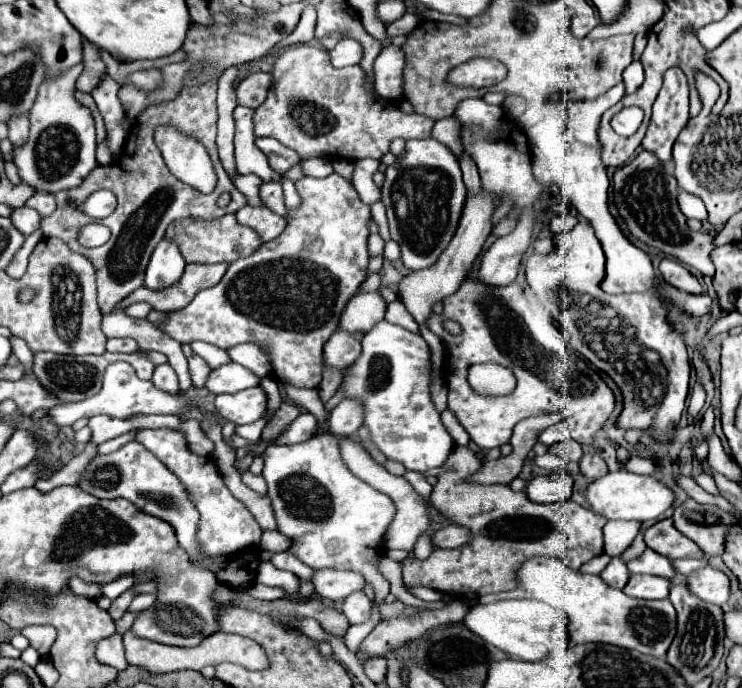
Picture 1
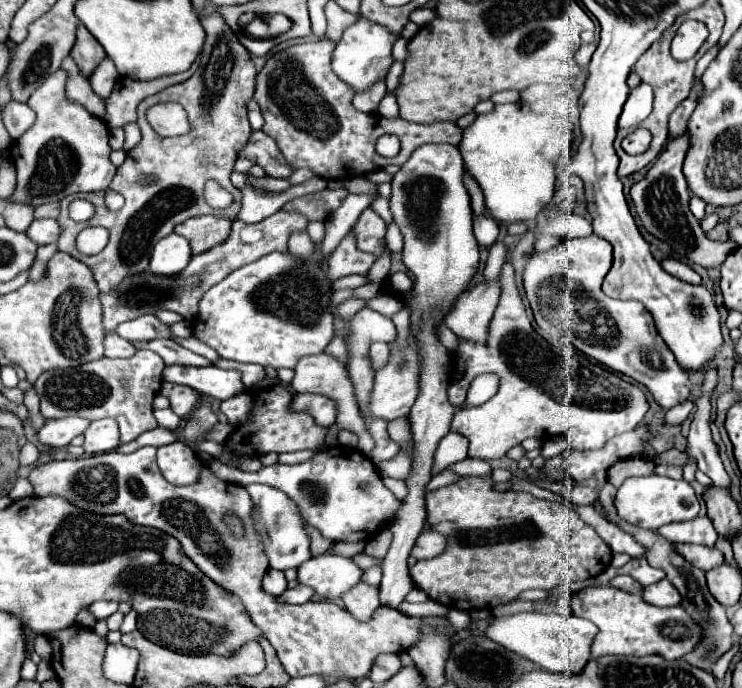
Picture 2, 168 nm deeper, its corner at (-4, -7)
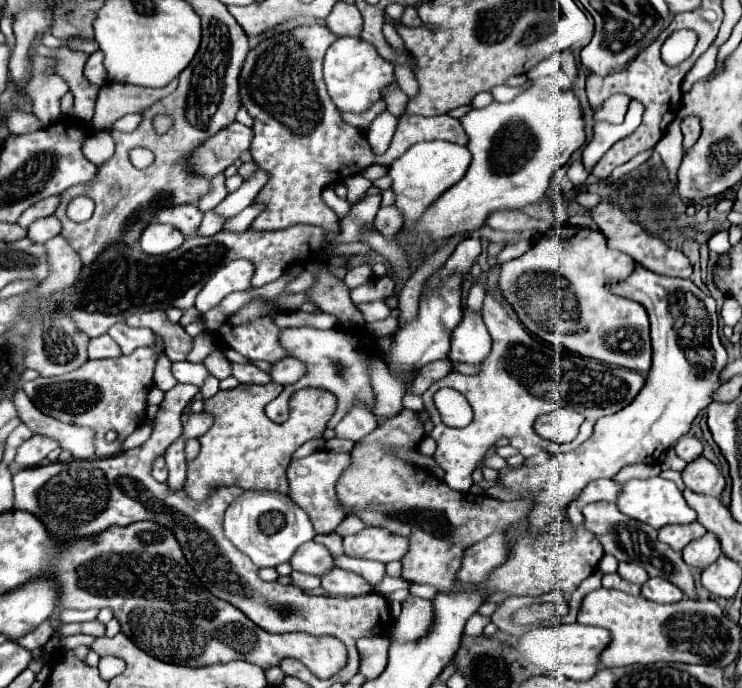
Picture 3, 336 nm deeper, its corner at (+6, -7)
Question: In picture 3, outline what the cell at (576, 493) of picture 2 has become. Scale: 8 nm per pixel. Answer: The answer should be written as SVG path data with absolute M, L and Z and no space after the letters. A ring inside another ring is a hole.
M592 480L580 494L578 494L578 502L582 506L590 504L590 502L598 502L598 500L608 500L608 502L616 502L618 496L618 484L612 480Z

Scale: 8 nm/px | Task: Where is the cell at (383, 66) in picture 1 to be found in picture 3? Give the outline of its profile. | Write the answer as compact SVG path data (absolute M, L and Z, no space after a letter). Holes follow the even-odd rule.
M384 110L376 116L372 126L368 128L368 142L370 142L372 152L384 154L388 150L394 130L396 130L396 124L398 124L398 116L390 114L388 110Z

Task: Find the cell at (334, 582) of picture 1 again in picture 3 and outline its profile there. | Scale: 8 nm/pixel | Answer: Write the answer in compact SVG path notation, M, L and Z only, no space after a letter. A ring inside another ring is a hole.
M316 542L302 544L300 550L296 550L296 554L292 556L290 564L296 572L304 572L310 576L320 576L320 578L328 574L332 568L336 568L330 550Z

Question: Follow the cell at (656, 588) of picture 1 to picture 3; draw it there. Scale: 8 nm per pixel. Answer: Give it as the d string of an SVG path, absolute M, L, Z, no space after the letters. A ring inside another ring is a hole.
M648 578L642 586L642 596L660 604L678 602L684 598L684 594L674 584L668 584L668 580L660 580L660 578Z

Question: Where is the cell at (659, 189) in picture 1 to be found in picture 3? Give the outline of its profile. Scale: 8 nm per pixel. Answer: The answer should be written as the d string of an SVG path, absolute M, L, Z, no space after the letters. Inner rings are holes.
M688 116L688 118L682 120L680 128L682 128L682 134L684 134L682 150L688 152L688 150L696 144L696 140L698 140L698 136L700 136L700 124L698 124L698 120L696 120L694 116Z

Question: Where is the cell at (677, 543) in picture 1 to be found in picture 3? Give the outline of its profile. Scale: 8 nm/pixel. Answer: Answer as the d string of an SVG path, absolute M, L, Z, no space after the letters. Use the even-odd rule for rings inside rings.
M708 532L706 536L702 536L700 540L694 540L690 542L684 550L682 550L682 558L684 562L688 562L690 566L696 566L696 568L706 568L710 566L712 562L718 560L720 556L720 542Z

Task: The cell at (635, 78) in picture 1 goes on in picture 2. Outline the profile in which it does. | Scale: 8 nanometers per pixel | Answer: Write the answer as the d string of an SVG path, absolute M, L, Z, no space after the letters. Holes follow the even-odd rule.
M640 84L636 90L630 92L624 110L620 114L618 126L620 128L636 128L640 126L646 116L652 112L652 88L648 84Z

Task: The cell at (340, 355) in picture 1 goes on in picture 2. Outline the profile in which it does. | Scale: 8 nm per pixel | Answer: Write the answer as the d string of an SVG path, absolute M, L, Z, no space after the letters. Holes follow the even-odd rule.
M316 354L316 356L304 356L300 362L298 362L298 366L296 366L296 376L294 376L294 380L292 380L292 388L294 388L294 392L314 392L314 394L324 394L324 396L328 396L328 398L334 398L336 400L337 407L337 417L336 422L329 427L328 433L324 442L324 446L322 448L318 448L318 450L302 450L302 452L294 452L294 454L280 454L280 462L282 464L296 464L296 462L304 462L304 460L308 460L308 458L312 458L312 456L316 456L318 452L323 452L326 449L335 446L337 443L338 432L342 430L352 430L352 432L356 432L358 434L358 450L360 452L372 452L372 448L374 448L374 440L372 440L372 436L366 432L366 428L364 428L364 420L362 420L362 416L360 416L360 412L358 412L358 404L356 404L356 398L354 398L354 386L352 386L352 382L350 382L350 376L348 376L348 370L336 360L336 358L332 358L332 356L328 356L328 354Z

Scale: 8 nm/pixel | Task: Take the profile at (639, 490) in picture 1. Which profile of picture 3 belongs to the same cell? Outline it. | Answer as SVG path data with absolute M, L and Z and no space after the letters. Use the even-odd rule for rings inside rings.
M660 476L656 478L644 478L644 480L628 480L626 484L620 486L620 494L616 498L616 506L620 508L622 514L638 520L638 522L644 522L652 528L662 528L662 526L668 526L668 524L690 524L690 522L696 522L696 512L686 504L682 492L676 488L674 482L670 480L664 480Z

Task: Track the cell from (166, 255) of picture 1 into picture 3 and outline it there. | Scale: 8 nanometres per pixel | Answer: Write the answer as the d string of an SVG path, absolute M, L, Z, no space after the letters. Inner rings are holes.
M150 224L140 238L140 248L148 254L148 256L162 256L168 254L176 248L180 248L180 244L186 238L182 236L180 230L166 226L166 224Z

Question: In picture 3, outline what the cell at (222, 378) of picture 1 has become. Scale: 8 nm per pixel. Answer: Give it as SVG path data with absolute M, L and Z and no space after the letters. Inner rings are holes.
M174 362L172 364L172 374L178 382L194 384L198 388L202 388L206 378L210 376L210 372L206 370L204 364L192 364L192 362Z

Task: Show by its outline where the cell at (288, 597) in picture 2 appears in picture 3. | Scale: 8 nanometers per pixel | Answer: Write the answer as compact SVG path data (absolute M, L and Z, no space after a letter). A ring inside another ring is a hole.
M292 572L290 578L292 578L292 586L296 586L296 588L300 588L304 592L310 592L310 590L320 586L320 578L318 576L308 576L308 574L300 574L300 572Z

